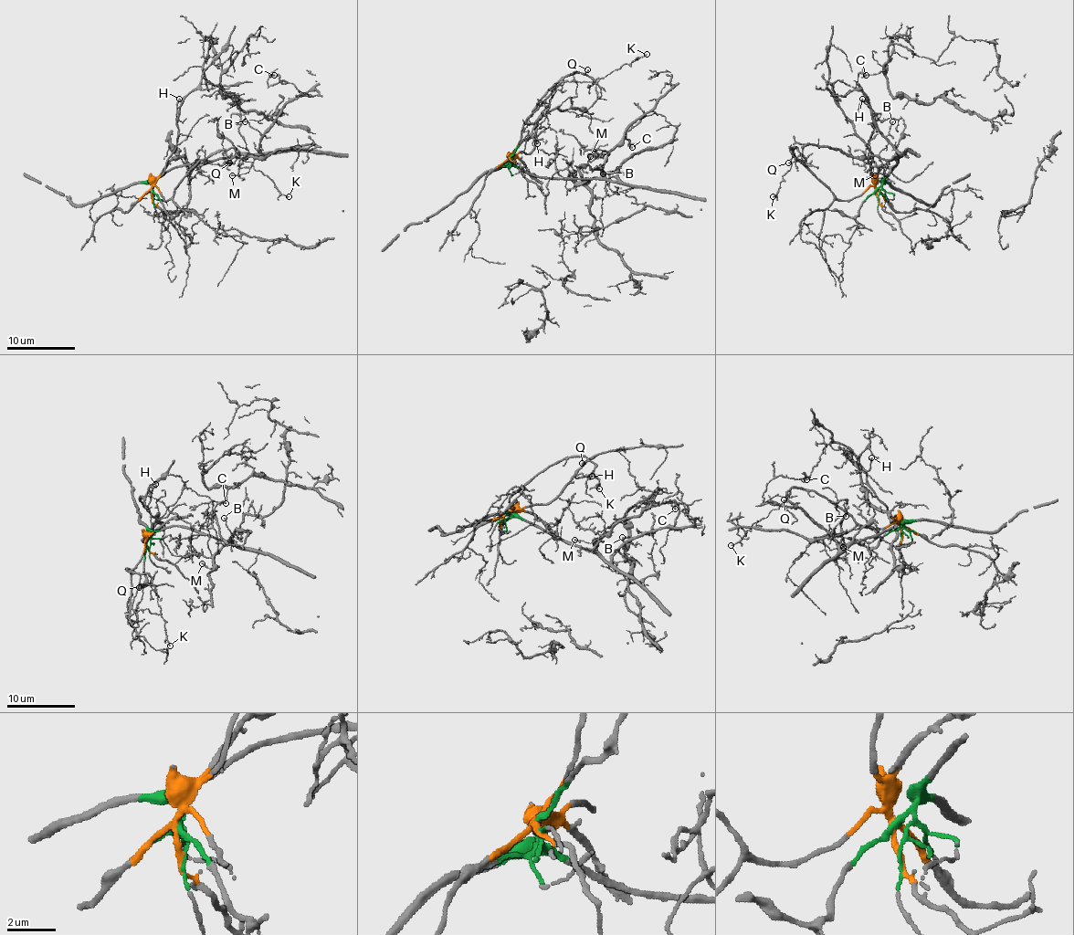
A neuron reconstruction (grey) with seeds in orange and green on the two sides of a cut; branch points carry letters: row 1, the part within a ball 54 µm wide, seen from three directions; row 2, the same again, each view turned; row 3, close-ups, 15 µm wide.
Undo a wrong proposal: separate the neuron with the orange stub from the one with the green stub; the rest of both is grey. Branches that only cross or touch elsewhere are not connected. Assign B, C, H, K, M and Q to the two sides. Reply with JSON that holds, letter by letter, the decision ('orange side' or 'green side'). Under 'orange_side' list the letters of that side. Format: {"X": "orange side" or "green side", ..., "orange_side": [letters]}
{"B": "green side", "C": "green side", "H": "orange side", "K": "orange side", "M": "green side", "Q": "orange side", "orange_side": ["H", "K", "Q"]}

